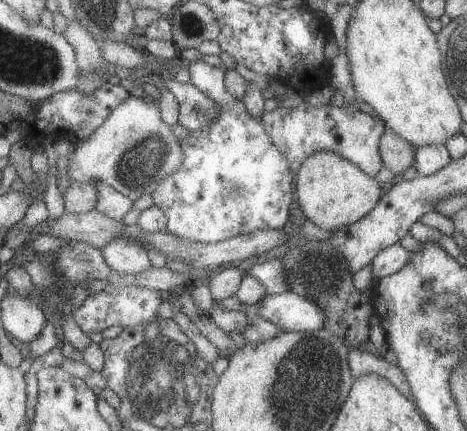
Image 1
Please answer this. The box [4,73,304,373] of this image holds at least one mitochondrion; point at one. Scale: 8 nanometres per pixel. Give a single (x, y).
(139, 162)

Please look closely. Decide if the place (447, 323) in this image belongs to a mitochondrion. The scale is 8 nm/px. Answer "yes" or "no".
yes

